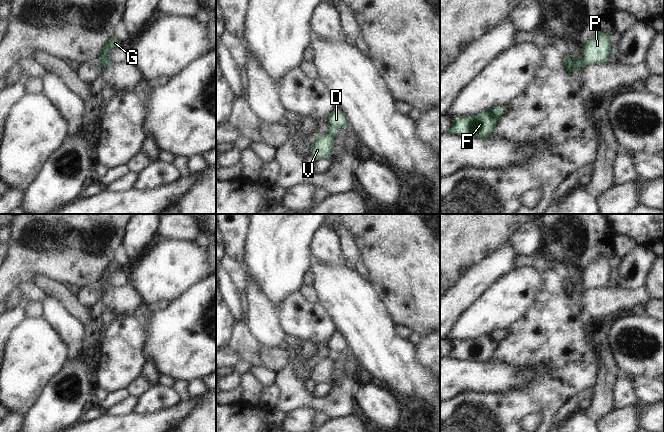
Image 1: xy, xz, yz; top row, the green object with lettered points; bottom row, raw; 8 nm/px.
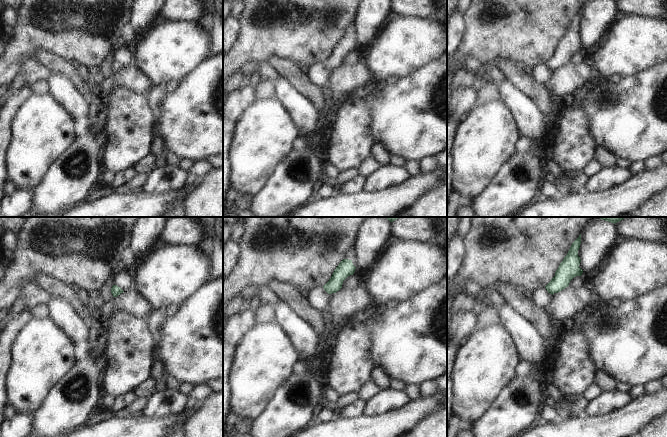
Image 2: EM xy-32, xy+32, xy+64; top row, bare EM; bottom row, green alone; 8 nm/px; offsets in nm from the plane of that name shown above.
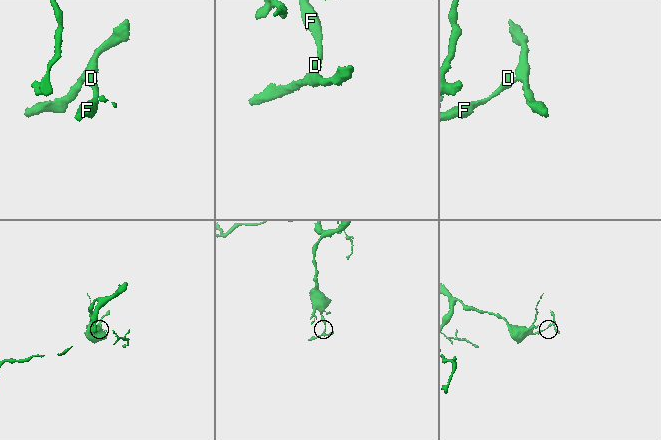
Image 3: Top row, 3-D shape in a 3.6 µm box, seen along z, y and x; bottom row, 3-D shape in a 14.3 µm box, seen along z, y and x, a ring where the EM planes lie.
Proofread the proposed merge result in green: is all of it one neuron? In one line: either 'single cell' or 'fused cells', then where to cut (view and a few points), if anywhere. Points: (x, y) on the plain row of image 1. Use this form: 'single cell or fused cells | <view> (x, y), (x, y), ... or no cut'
fused cells | xz (328, 357), (333, 361)

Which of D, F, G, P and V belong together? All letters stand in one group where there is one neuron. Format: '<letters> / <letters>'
D F / G P V

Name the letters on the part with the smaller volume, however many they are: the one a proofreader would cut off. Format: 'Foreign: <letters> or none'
Foreign: G, P, V

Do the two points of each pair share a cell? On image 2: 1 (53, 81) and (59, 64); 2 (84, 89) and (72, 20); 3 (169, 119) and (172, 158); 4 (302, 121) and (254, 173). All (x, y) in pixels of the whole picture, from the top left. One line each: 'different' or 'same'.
1: different
2: different
3: different
4: different

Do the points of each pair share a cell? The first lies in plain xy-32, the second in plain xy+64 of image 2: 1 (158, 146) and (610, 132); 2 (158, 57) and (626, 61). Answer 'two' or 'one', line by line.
1: two
2: one

